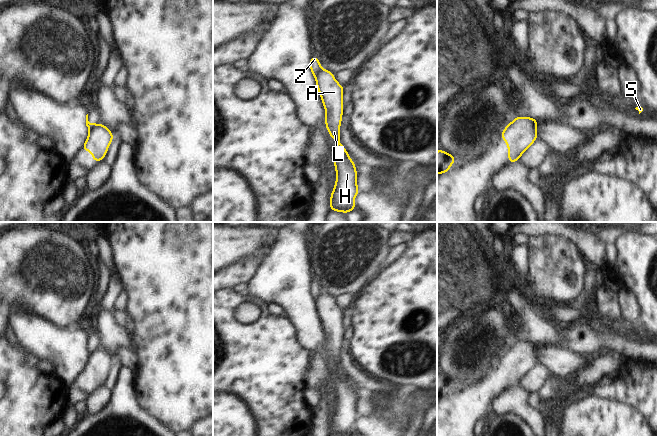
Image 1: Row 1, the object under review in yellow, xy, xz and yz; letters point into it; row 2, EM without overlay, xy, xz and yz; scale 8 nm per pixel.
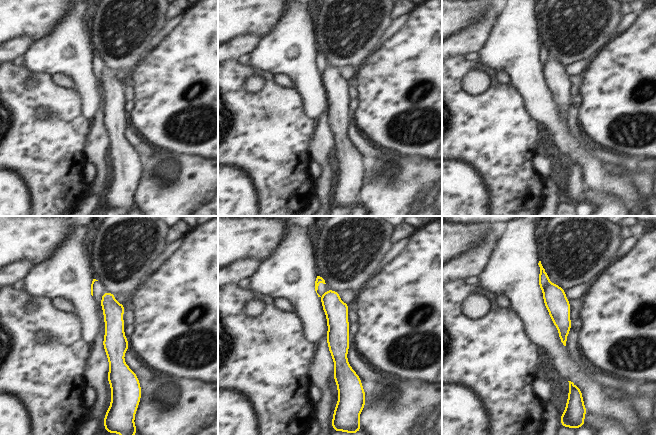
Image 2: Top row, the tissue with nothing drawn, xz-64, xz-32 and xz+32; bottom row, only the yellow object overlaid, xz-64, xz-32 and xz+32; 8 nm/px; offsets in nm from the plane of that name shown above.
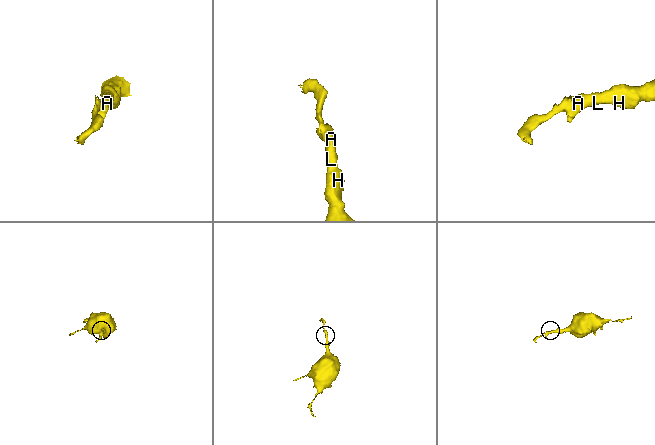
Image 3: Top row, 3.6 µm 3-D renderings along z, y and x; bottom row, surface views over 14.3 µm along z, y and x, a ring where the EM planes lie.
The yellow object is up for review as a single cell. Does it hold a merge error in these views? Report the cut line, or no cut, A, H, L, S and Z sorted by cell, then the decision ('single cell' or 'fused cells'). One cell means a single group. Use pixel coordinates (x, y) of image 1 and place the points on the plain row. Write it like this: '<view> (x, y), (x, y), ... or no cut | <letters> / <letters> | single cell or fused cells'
xz (321, 292), (315, 301) | A H L S / Z | fused cells

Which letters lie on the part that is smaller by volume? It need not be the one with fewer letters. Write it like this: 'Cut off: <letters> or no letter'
Cut off: Z

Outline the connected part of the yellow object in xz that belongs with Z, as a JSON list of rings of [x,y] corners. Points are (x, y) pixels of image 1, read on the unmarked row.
[[[312,279],[312,281],[310,283],[310,295],[312,296],[314,301],[317,300],[320,293],[321,293],[321,291],[320,291],[319,283],[316,280]]]

